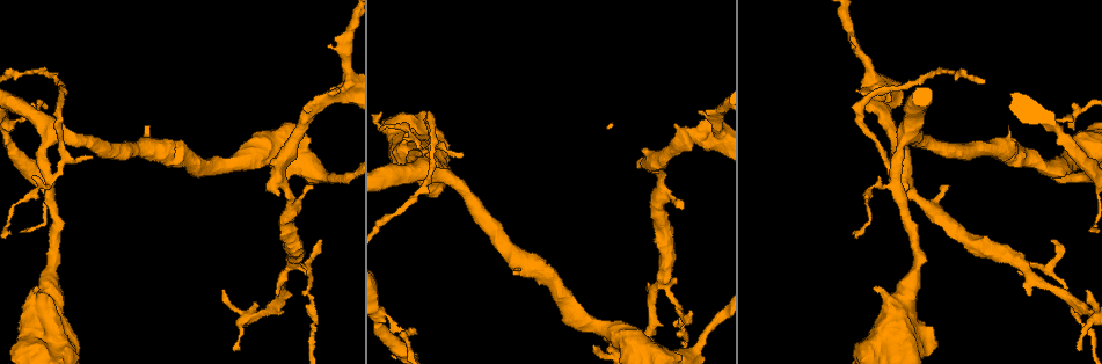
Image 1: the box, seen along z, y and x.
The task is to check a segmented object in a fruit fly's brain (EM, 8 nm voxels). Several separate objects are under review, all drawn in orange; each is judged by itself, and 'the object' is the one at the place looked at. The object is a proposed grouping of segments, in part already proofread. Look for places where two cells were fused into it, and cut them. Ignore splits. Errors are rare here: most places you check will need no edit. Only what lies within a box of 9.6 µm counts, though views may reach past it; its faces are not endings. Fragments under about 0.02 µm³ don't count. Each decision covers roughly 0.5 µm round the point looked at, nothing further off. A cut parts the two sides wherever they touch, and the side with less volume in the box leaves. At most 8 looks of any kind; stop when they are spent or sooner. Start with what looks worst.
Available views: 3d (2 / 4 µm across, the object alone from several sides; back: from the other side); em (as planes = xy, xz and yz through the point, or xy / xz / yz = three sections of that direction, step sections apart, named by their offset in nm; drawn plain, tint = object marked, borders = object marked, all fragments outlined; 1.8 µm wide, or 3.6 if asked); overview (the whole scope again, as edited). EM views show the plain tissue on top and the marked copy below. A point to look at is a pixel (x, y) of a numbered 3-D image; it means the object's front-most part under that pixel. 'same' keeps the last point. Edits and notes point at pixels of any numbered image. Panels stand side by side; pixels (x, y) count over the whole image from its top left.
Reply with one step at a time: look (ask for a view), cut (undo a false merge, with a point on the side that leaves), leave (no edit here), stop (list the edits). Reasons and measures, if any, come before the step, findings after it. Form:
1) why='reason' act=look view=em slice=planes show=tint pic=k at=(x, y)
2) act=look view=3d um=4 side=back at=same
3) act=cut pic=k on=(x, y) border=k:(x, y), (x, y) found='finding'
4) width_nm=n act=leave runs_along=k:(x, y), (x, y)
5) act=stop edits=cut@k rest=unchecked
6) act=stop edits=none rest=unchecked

act=look view=em slice=planes show=tint pic=1 at=(895, 181)

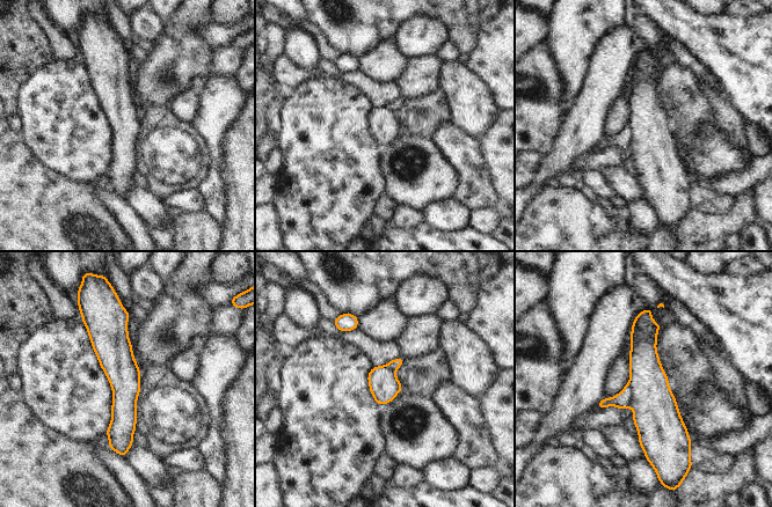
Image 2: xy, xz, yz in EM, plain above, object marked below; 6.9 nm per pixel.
act=cut pic=2 on=(623, 401) border=2:(630, 381), (632, 404) found='two cells meet here'

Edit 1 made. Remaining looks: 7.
why='arms part here' act=look view=em slice=yz step=8 show=borders pic=1 at=(288, 210)

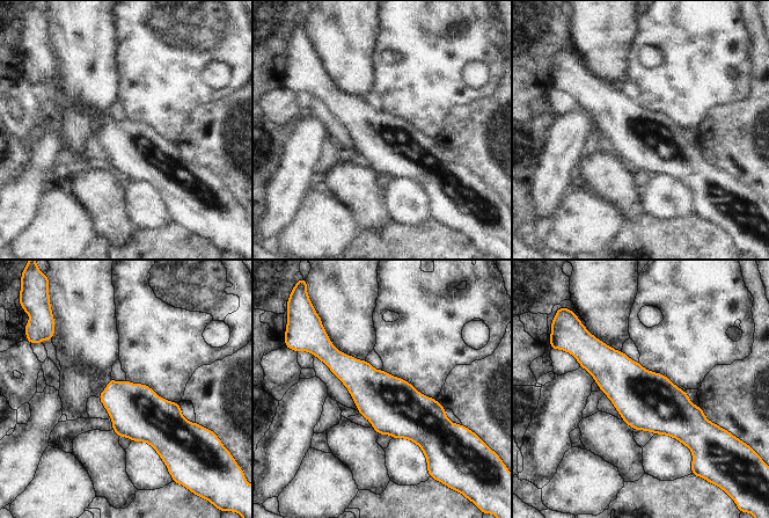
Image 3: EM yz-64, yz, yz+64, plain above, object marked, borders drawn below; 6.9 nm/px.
act=leave found='continuous, no second cell'

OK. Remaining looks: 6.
why='thick turns thin' act=look view=em um=3.6 slice=planes show=tint pic=1 at=(22, 350)

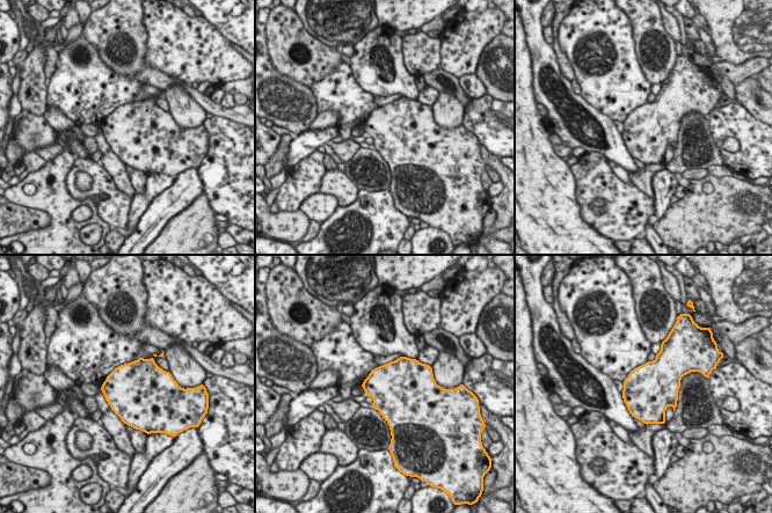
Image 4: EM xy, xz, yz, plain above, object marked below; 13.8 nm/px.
width_nm=700 act=leave found='continuous, no second cell'

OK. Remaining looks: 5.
why='calibre changes' act=look view=3d um=4 pic=1 at=(923, 343)

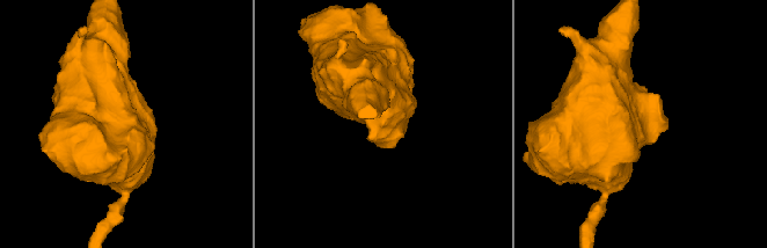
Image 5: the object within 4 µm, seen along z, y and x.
act=look view=em um=3.6 slice=planes show=borders pic=5 at=(639, 124)

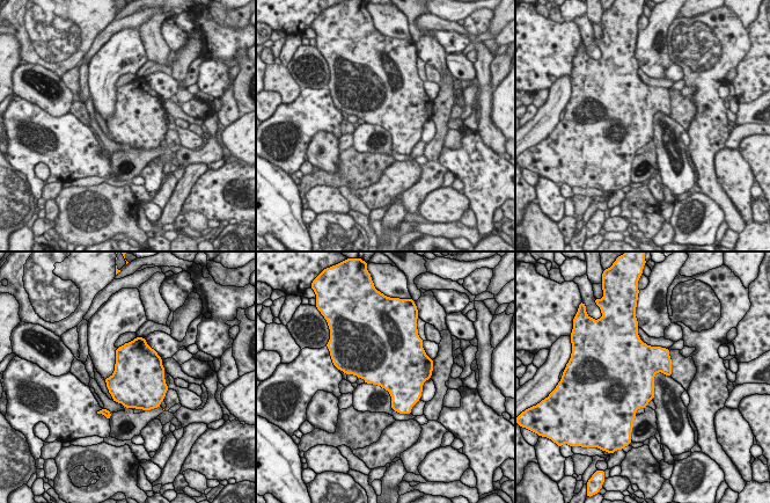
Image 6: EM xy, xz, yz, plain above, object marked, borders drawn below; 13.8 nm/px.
act=leave found='continuous, no second cell'

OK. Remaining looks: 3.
act=stop edits=cut@2 rest=unchecked

